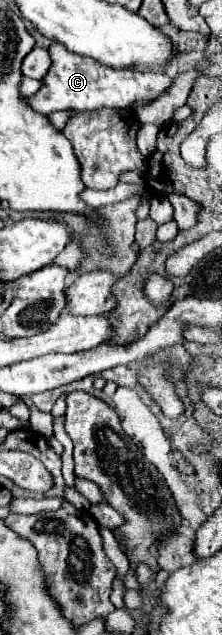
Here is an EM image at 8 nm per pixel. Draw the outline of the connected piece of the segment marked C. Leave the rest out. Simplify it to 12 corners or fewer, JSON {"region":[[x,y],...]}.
{"region":[[47,50],[53,66],[27,98],[41,114],[131,110],[173,84],[163,72],[115,70]]}

